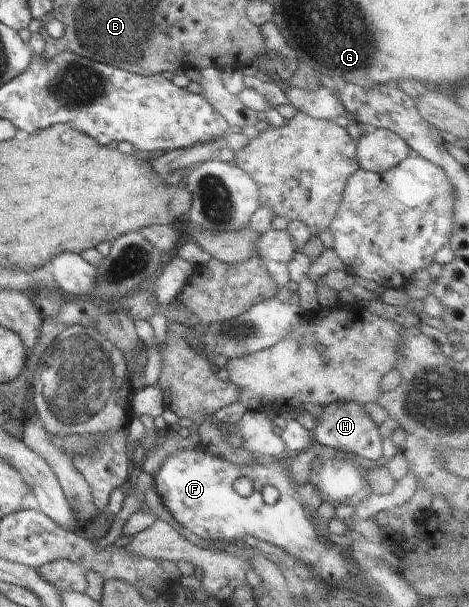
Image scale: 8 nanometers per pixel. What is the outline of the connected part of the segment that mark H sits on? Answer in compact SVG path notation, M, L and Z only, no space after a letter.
M354 402L332 403L324 406L322 414L315 416L316 423L312 430L315 445L324 444L332 448L345 450L348 454L368 458L370 462L378 463L382 460L385 441L382 439L379 426L370 420L363 405Z

